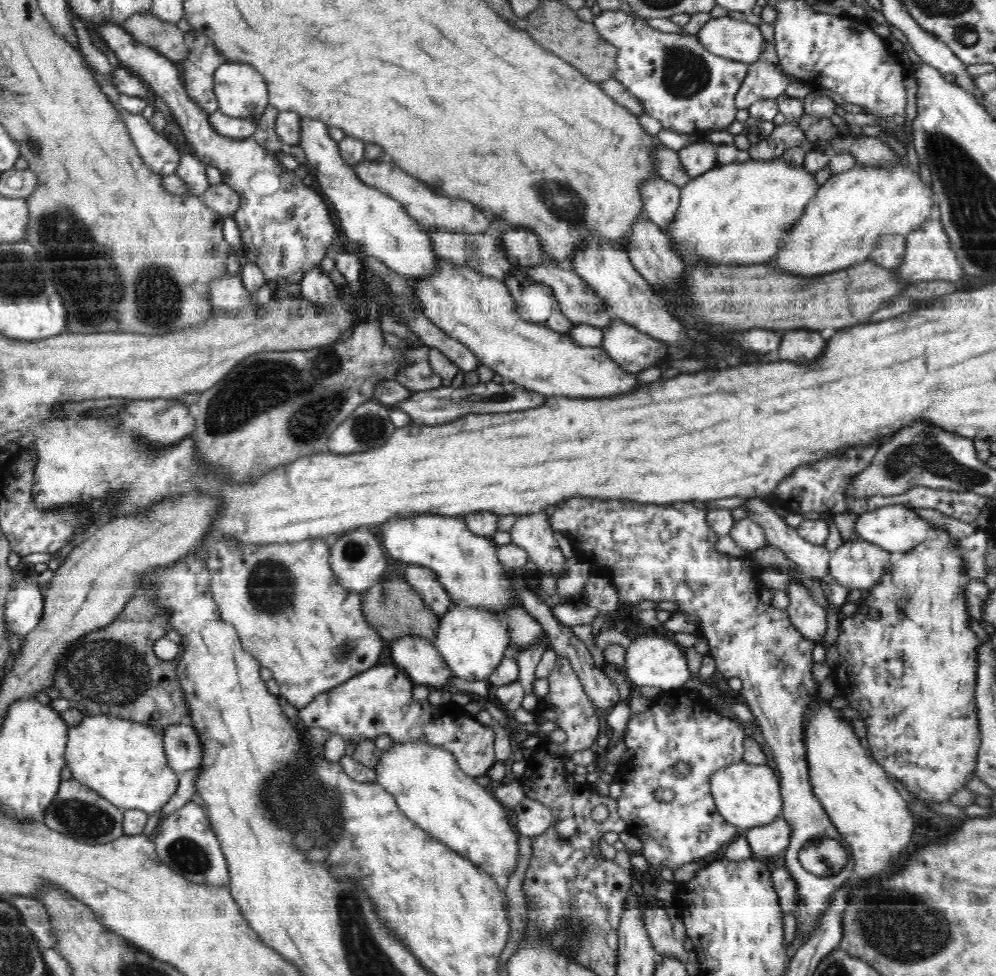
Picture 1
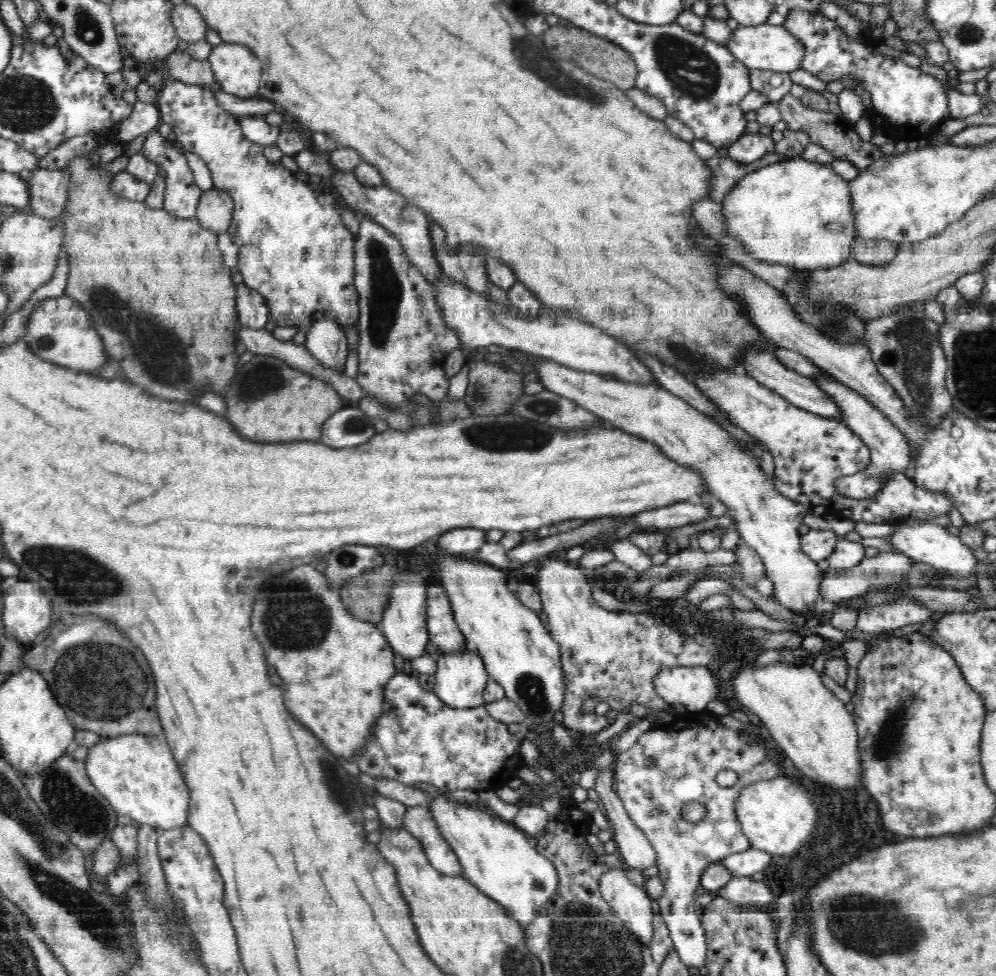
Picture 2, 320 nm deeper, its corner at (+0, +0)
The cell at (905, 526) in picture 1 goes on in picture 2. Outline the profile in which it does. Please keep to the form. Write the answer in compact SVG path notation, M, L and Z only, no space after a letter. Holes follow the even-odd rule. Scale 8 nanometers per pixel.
M934 523L904 525L887 538L900 553L904 553L914 561L925 562L935 568L942 568L952 577L965 579L970 576L975 577L977 573L976 564L978 564L978 559L976 559L974 551L968 548L959 536L948 533L944 526L934 525Z

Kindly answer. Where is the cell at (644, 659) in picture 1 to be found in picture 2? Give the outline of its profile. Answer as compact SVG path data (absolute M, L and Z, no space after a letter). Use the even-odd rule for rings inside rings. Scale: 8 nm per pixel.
M704 666L664 667L654 676L653 687L660 698L667 703L682 704L687 712L705 712L706 704L716 700L719 691L719 680L710 669Z

